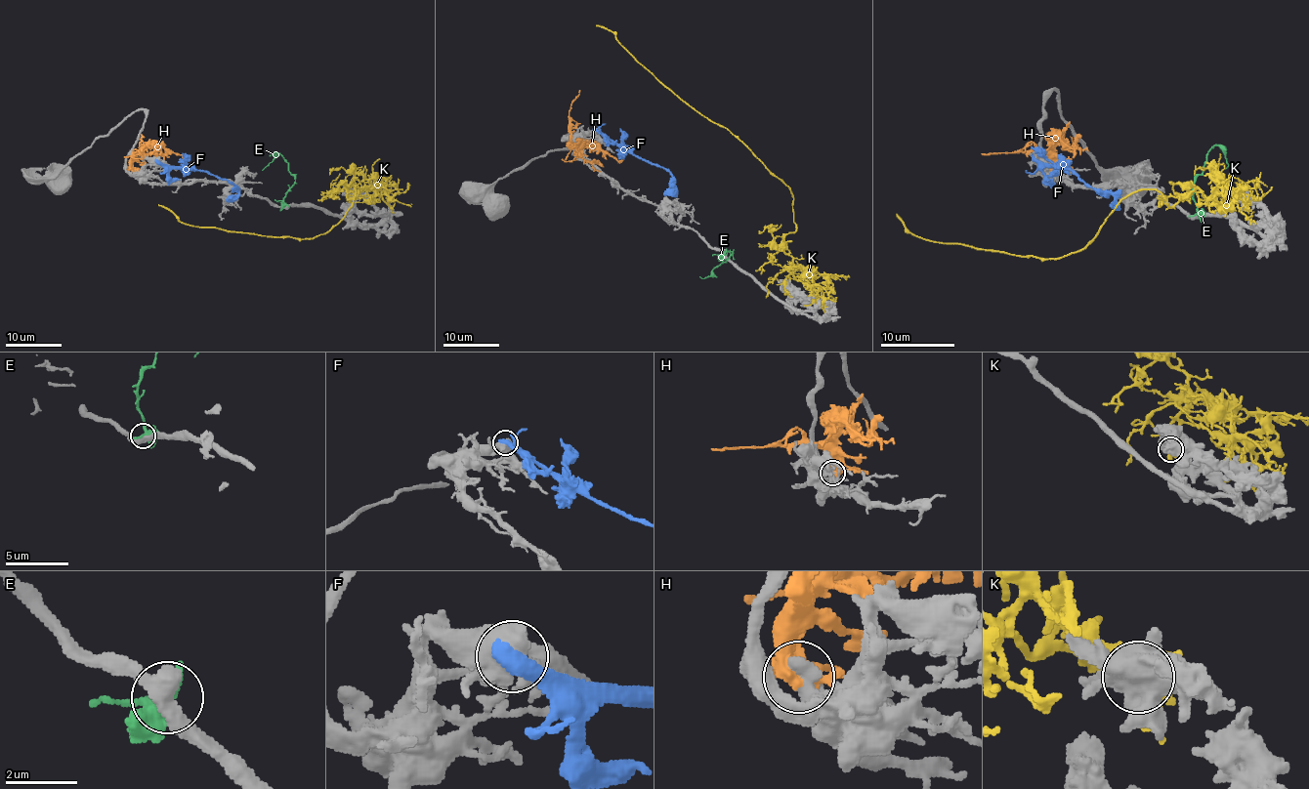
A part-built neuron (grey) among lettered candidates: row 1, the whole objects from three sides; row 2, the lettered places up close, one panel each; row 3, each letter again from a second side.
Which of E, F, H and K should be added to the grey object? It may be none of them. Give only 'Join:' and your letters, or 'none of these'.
Join: H

